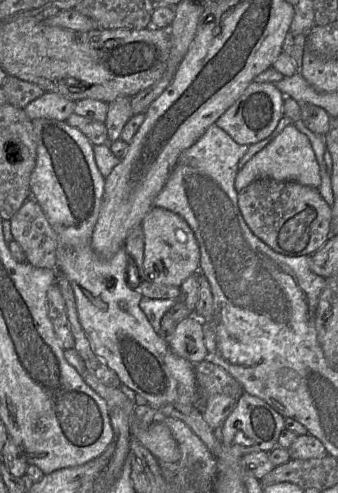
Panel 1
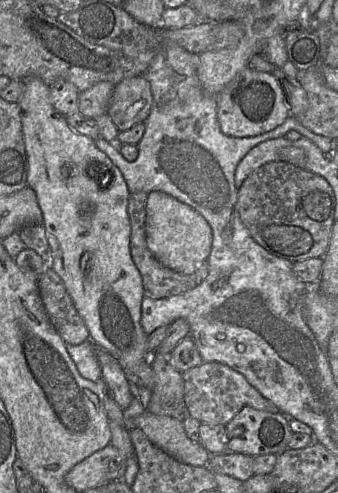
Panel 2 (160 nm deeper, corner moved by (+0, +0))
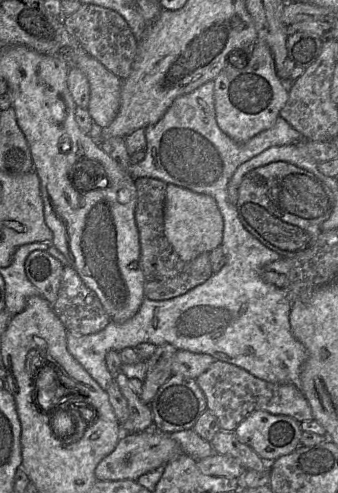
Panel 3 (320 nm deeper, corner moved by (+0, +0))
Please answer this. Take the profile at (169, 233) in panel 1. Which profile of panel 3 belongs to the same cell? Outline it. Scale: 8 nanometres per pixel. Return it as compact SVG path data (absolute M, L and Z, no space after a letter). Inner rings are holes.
M168 184L164 206L164 234L179 257L191 261L203 252L211 252L222 243L223 217L215 199L189 189Z

